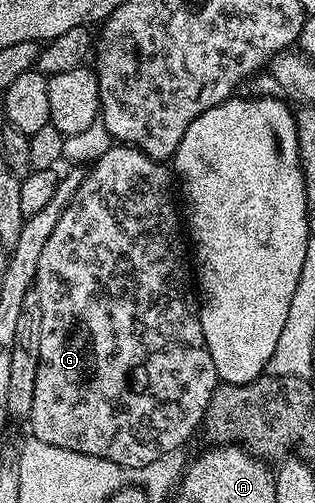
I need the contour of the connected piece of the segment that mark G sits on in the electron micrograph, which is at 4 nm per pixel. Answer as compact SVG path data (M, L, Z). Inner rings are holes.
M122 143L112 144L110 149L105 151L103 155L93 162L90 169L91 174L88 172L86 176L84 176L83 182L79 185L79 190L76 191L73 195L73 199L69 203L69 207L65 207L61 219L57 219L57 227L53 227L53 235L49 235L49 239L41 251L41 260L37 263L37 275L35 276L33 287L37 291L37 295L41 295L41 359L37 367L37 388L33 391L33 407L31 408L29 424L31 424L32 431L35 432L32 433L34 440L40 441L41 443L49 443L53 447L65 447L71 454L84 453L85 455L93 455L101 459L109 459L113 463L117 463L123 469L134 471L144 469L149 463L161 459L161 455L169 455L169 451L183 449L184 446L186 446L186 441L189 440L194 433L197 433L197 430L202 426L203 416L209 407L209 399L215 393L217 386L220 384L220 380L215 370L215 364L213 363L213 355L209 355L209 347L205 343L205 335L201 331L201 323L199 322L200 302L197 300L197 285L193 280L193 265L189 260L189 245L185 240L185 225L181 220L181 209L177 204L176 190L175 193L171 190L171 181L173 185L172 170L168 168L164 162L153 160L149 155L142 153L140 149L134 149L132 145ZM143 369L147 369L147 371L151 373L151 375L147 375L147 397L145 397L145 393L143 393Z

